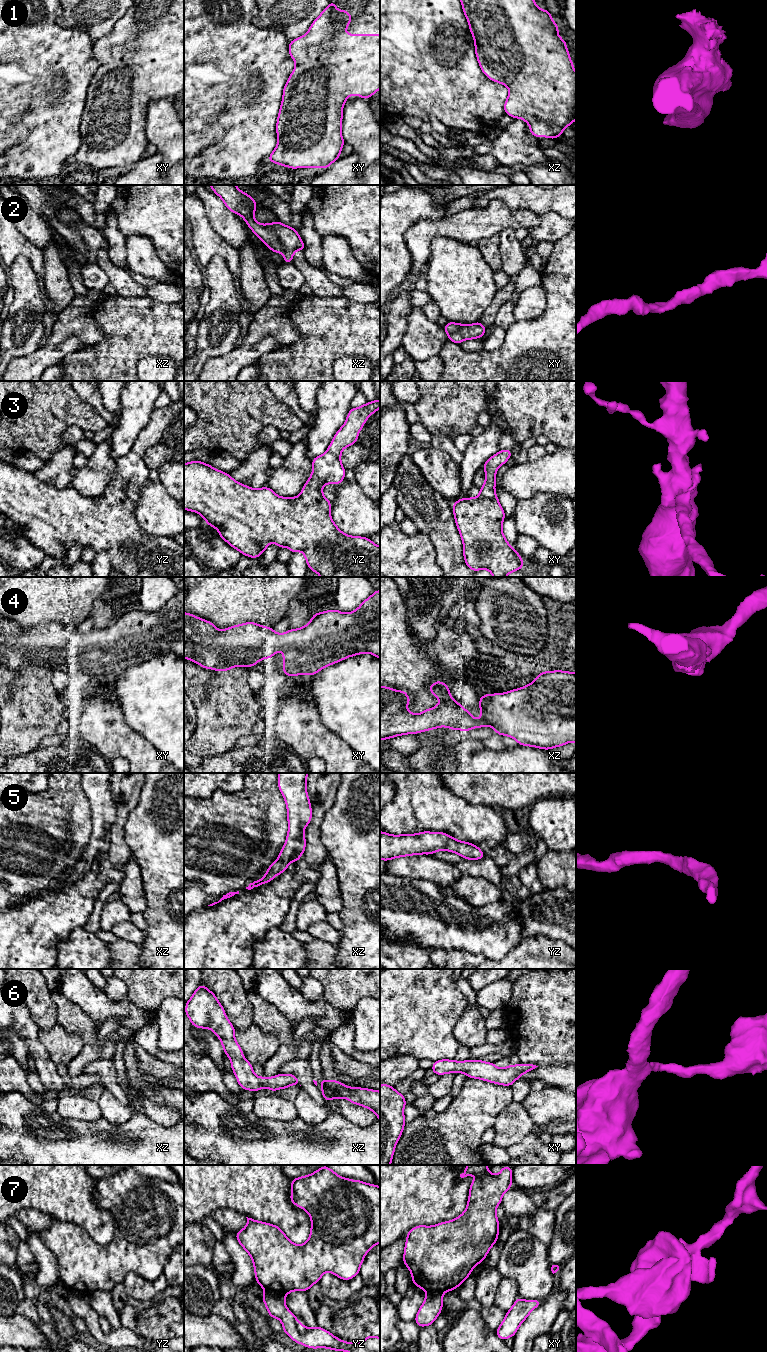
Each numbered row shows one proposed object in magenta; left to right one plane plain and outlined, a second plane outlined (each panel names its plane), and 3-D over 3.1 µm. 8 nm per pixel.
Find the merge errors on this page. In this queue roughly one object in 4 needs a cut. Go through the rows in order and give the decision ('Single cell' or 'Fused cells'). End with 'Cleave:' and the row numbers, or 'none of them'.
1: Single cell
2: Single cell
3: Single cell
4: Single cell
5: Single cell
6: Single cell
7: Fused cells
Cleave: 7

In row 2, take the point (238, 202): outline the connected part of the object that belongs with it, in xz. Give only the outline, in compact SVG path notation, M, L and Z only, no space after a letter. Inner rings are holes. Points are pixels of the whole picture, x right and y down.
M209 185L217 194L229 211L239 214L247 226L255 233L267 247L284 255L284 263L292 263L297 250L305 249L296 229L289 227L279 220L274 223L260 224L255 218L256 201L246 192L240 191L236 185Z

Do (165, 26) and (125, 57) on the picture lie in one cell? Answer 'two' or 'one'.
one

